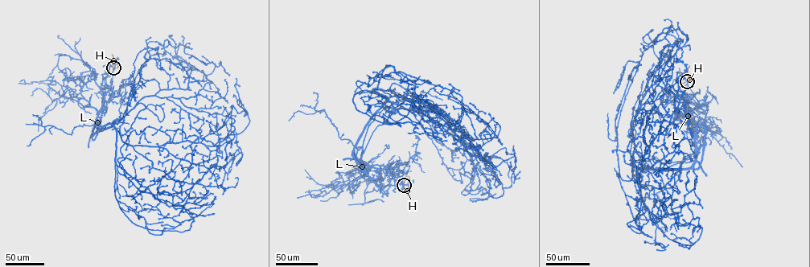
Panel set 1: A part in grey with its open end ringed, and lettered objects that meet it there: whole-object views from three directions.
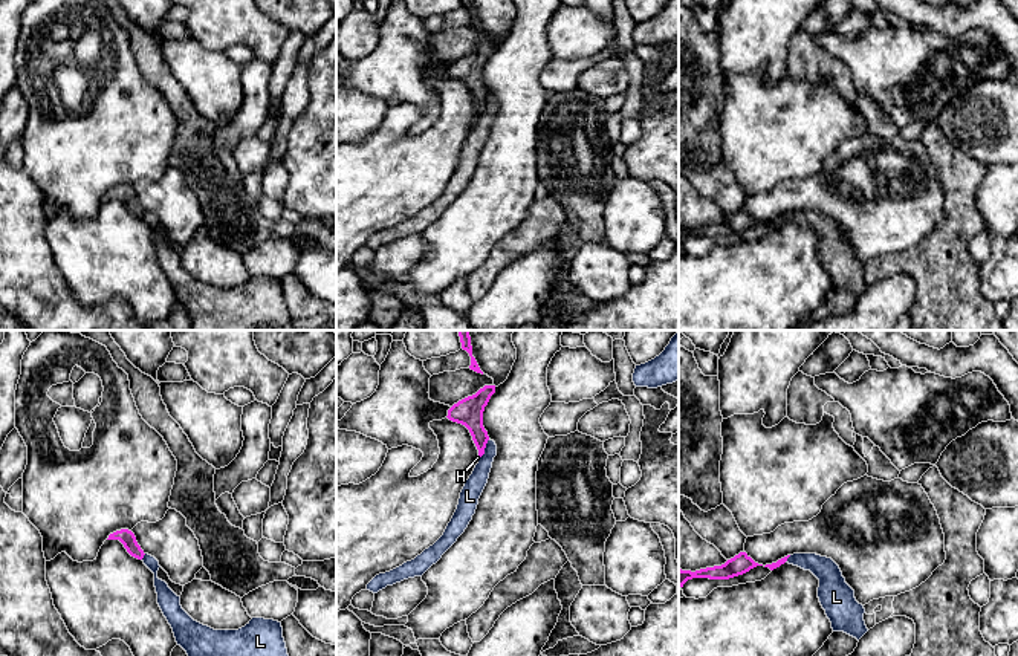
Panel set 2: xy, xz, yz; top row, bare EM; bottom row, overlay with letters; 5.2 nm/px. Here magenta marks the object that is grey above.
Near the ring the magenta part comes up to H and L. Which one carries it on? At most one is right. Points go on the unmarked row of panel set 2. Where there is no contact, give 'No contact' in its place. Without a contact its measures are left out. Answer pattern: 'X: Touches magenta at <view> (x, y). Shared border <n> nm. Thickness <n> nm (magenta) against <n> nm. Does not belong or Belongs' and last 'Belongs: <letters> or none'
H: No contact. Belongs
L: Touches magenta at xz (485, 104). Shared border 120 nm. Thickness 150 nm (magenta) against 100 nm. Does not belong
Belongs: H

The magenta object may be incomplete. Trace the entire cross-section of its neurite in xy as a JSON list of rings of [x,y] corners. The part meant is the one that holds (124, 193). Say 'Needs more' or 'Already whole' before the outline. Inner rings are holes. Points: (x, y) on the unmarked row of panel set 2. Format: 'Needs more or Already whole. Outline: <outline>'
Already whole. Outline: [[[128,187],[116,188],[110,191],[107,197],[119,197],[127,206],[127,209],[138,217],[142,217],[145,213],[141,203],[138,202],[135,191]]]

